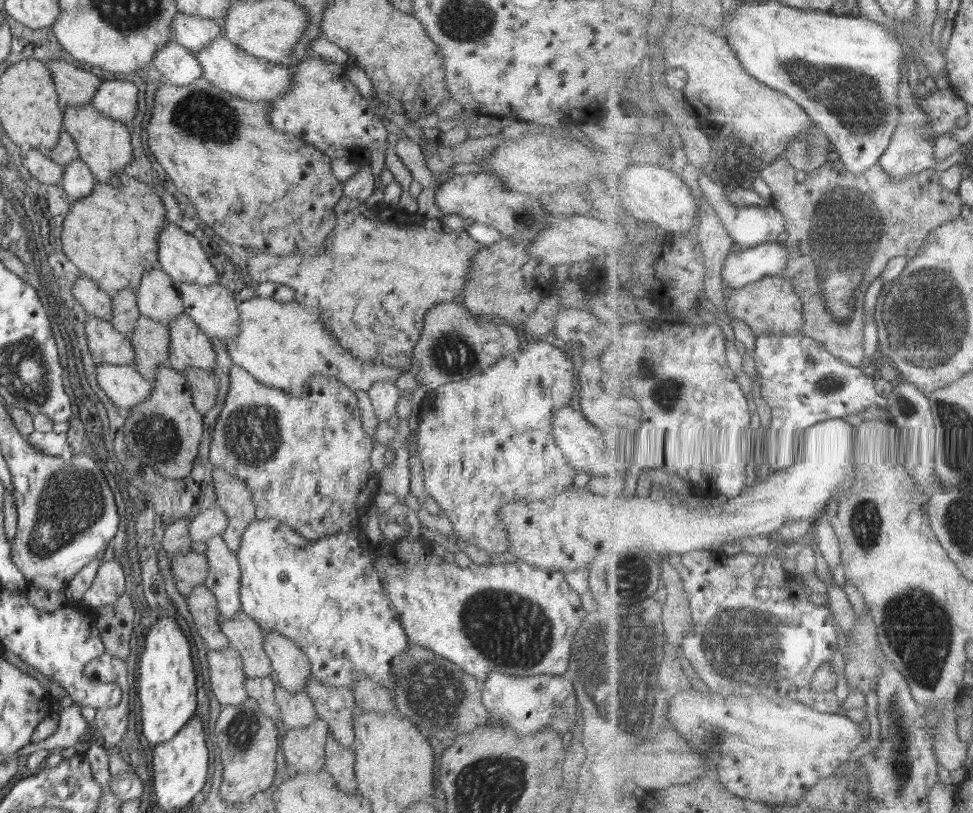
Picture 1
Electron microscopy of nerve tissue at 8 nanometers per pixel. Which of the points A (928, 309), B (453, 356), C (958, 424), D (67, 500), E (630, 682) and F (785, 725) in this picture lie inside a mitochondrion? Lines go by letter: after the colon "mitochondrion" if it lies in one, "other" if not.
A: mitochondrion
B: mitochondrion
C: mitochondrion
D: mitochondrion
E: mitochondrion
F: other

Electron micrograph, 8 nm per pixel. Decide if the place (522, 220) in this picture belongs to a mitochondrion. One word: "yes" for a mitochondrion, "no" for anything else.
yes

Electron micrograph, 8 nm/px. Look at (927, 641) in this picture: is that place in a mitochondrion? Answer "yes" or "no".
yes

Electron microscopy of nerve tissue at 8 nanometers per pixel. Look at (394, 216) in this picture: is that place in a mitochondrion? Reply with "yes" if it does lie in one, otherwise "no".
no

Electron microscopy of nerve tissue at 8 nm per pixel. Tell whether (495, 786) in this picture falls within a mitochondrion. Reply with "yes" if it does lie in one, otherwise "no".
yes

